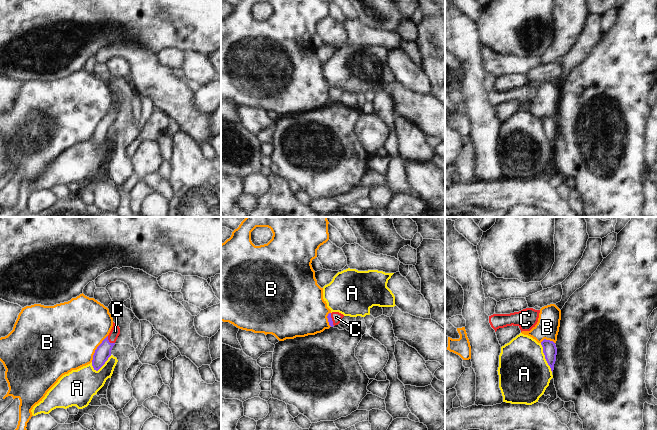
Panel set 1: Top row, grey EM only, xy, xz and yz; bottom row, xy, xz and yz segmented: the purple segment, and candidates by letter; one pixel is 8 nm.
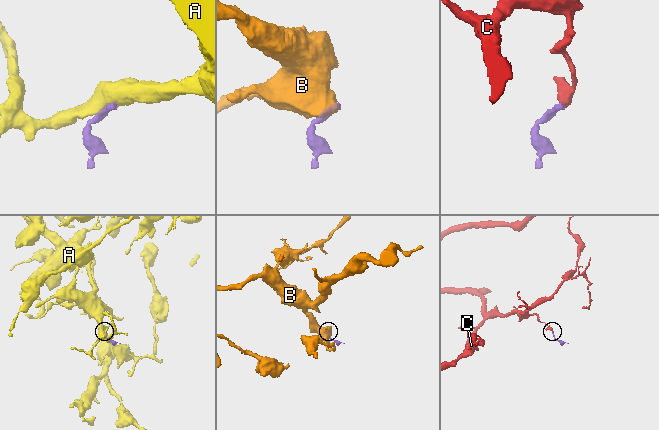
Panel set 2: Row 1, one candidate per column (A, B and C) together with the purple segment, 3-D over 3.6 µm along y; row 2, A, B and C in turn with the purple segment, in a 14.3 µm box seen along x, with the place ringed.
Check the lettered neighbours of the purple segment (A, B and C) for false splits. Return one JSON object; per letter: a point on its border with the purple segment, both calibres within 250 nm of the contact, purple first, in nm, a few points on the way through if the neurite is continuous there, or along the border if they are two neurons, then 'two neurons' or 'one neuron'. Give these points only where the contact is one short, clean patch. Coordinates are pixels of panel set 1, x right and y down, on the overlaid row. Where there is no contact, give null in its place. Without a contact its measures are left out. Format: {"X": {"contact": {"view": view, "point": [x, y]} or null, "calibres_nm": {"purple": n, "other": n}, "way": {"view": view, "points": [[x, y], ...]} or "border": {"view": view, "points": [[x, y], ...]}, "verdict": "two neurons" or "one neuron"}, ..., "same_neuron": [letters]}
{"A": {"contact": {"view": "yz", "point": [545, 357]}, "calibres_nm": {"purple": 110, "other": 420}, "verdict": "two neurons"}, "B": {"contact": {"view": "xy", "point": [97, 348]}, "calibres_nm": {"purple": 120, "other": 480}, "border": {"view": "xy", "points": [[107, 335], [95, 350], [91, 361]]}, "verdict": "two neurons"}, "C": {"contact": {"view": "xy", "point": [108, 341]}, "calibres_nm": {"purple": 120, "other": 80}, "way": {"view": "xy", "points": [[103, 352], [108, 341], [115, 331]]}, "verdict": "one neuron"}, "same_neuron": ["C"]}

